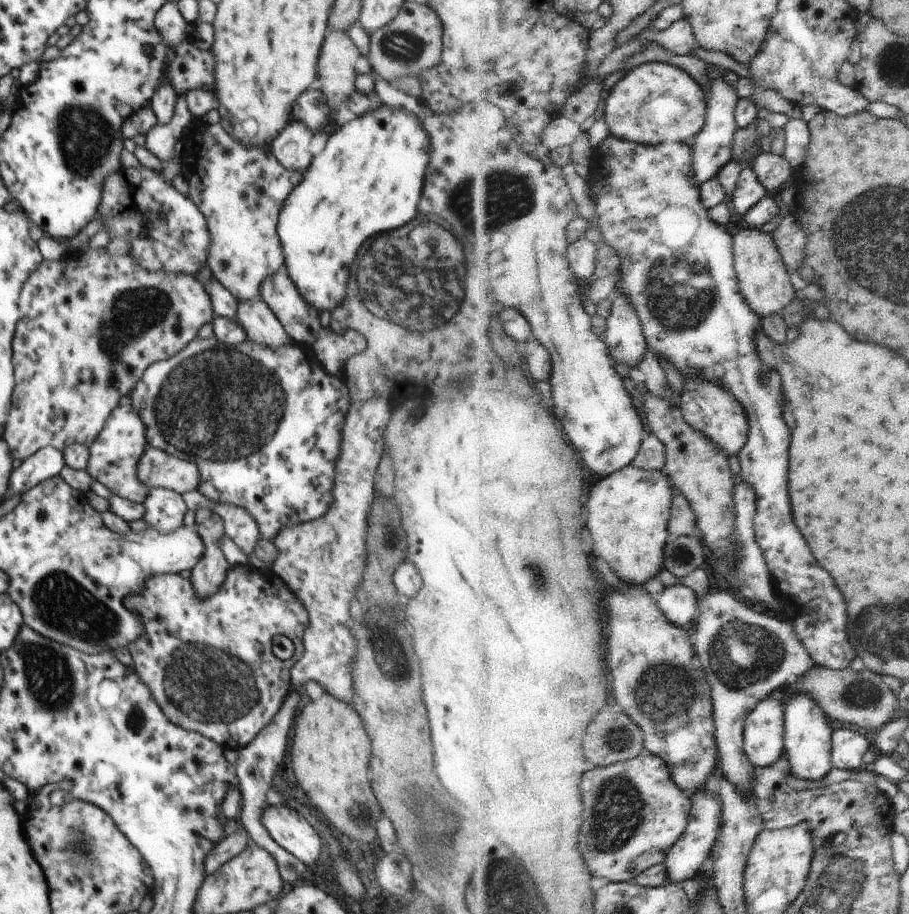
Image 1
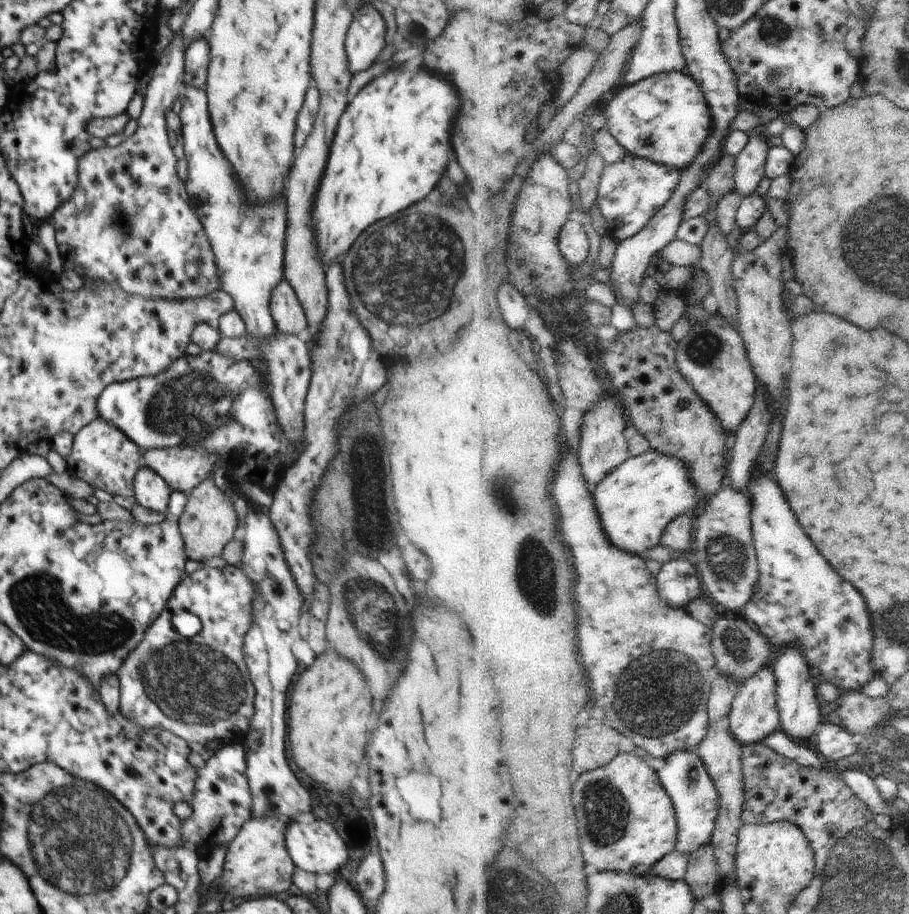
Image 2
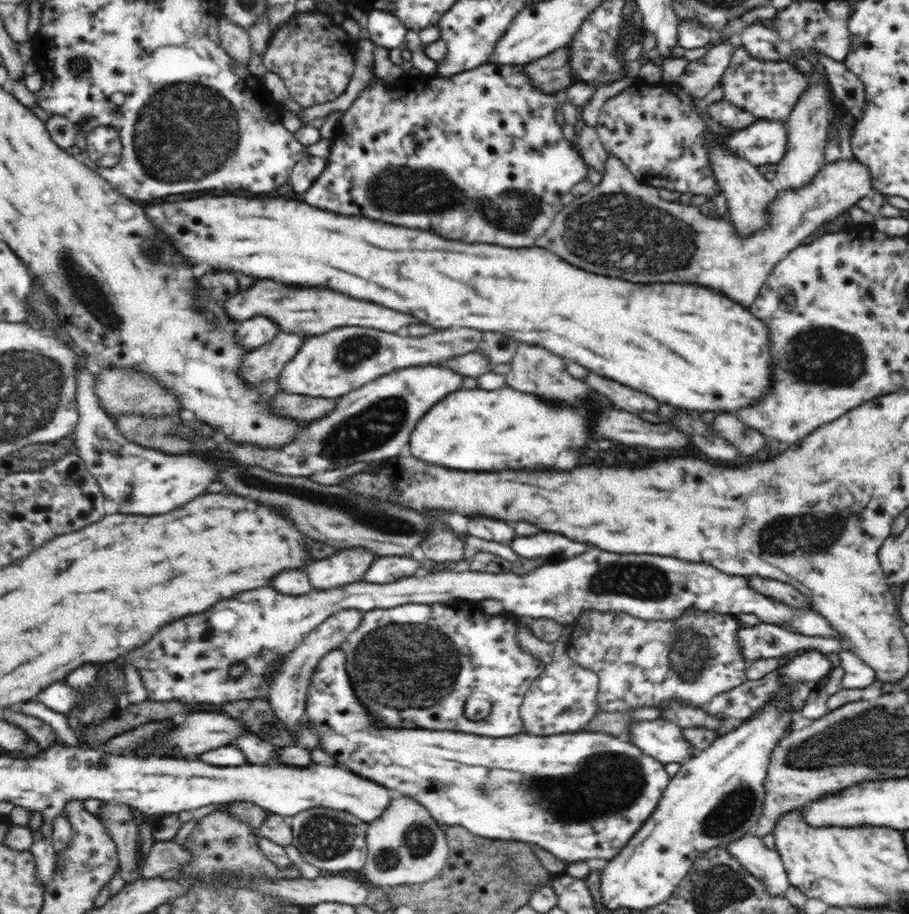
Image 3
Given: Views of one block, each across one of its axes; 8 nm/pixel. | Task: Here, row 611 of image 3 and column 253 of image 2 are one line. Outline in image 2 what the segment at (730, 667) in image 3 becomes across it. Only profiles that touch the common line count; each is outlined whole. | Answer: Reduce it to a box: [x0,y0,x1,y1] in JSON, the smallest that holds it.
[117,565,254,745]

